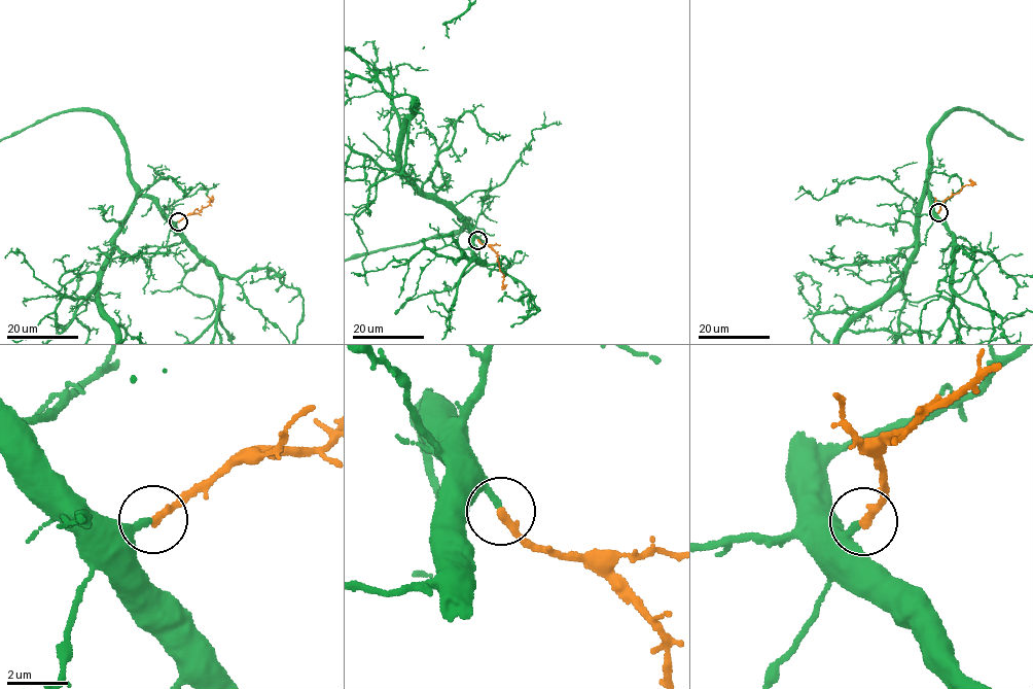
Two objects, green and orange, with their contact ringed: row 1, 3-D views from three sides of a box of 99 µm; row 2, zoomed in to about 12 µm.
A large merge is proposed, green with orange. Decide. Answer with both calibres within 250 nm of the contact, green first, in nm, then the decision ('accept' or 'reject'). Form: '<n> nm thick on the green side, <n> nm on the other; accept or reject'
220 nm thick on the green side, 280 nm on the other; accept

